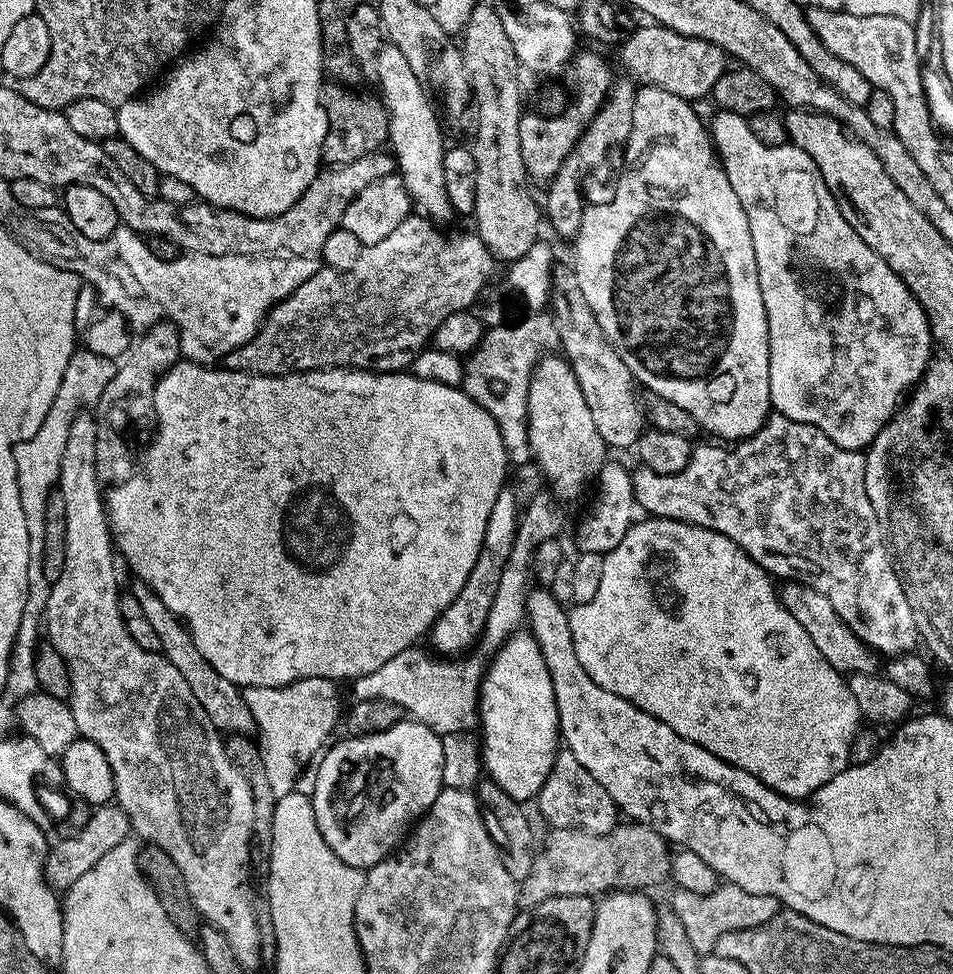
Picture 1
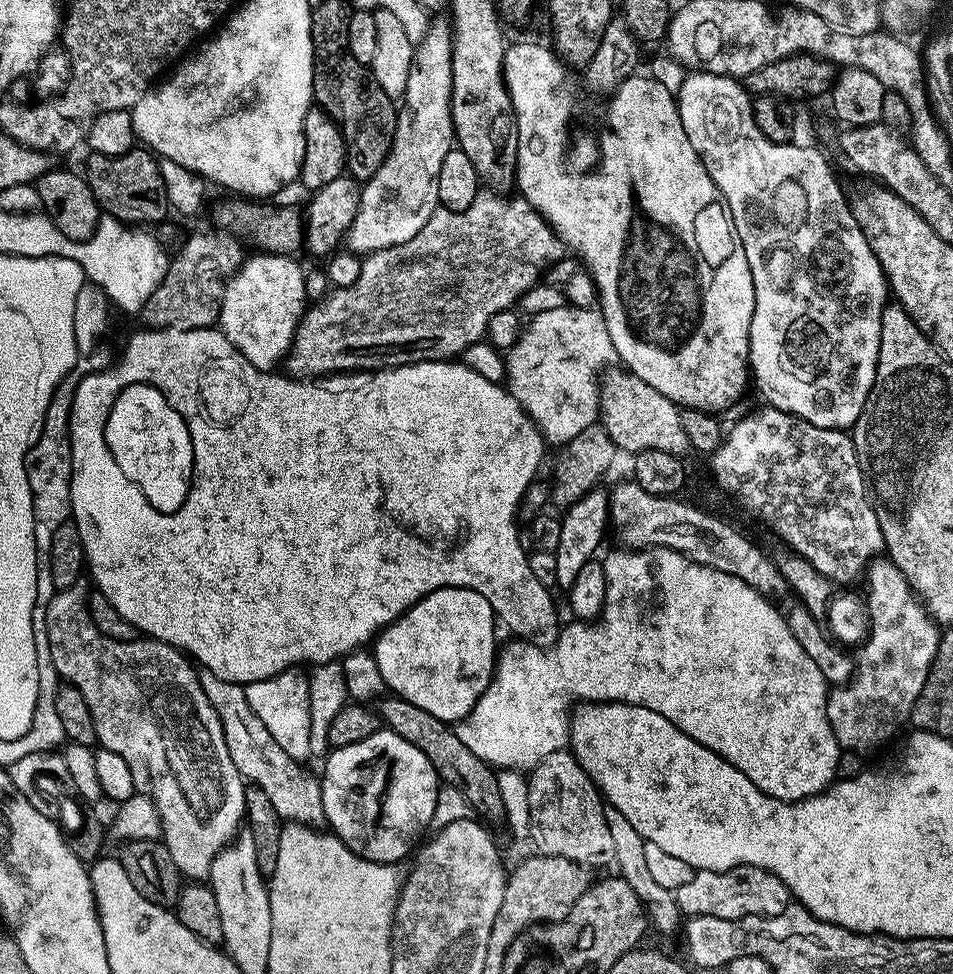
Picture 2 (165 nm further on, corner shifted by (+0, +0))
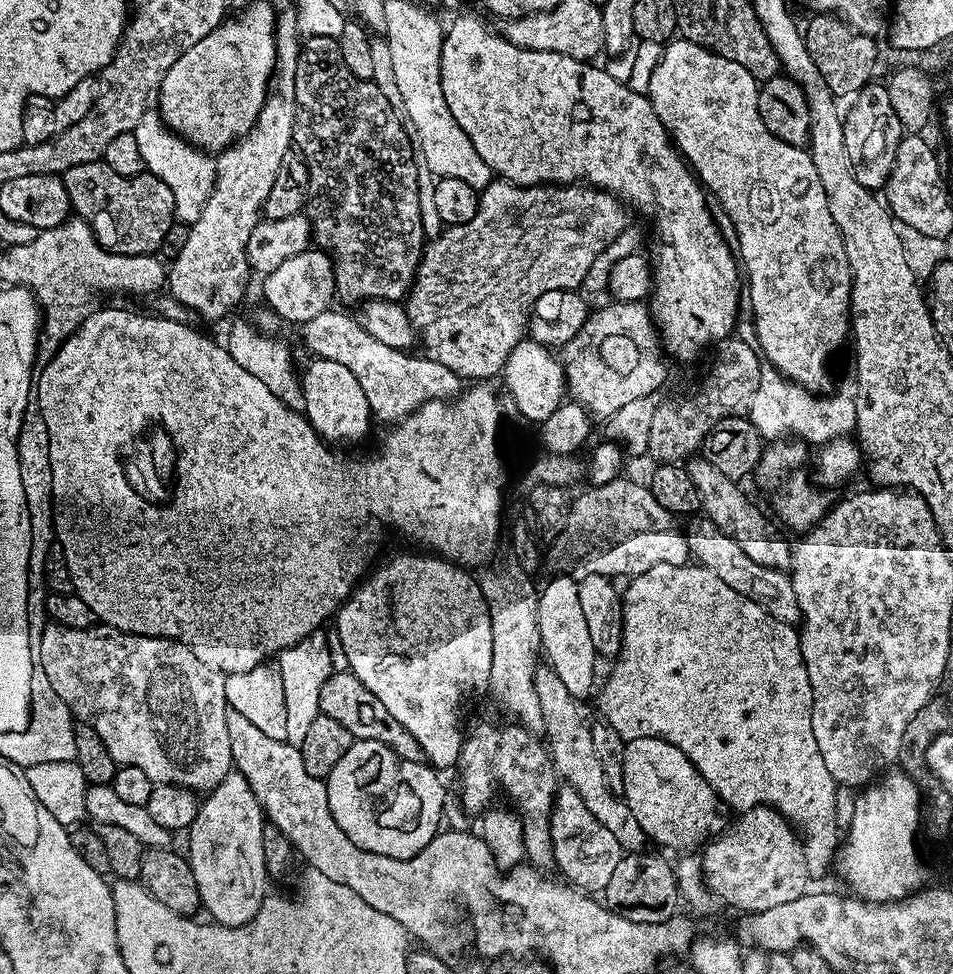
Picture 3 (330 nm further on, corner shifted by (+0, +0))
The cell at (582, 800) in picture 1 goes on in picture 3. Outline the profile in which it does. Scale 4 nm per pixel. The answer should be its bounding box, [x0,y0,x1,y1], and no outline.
[548,786,622,894]

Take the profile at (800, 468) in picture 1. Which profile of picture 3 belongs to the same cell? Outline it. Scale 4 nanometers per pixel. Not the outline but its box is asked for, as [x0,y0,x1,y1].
[754,438,830,534]

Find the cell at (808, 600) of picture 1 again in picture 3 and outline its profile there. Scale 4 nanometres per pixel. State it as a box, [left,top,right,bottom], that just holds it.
[546,479,689,581]

